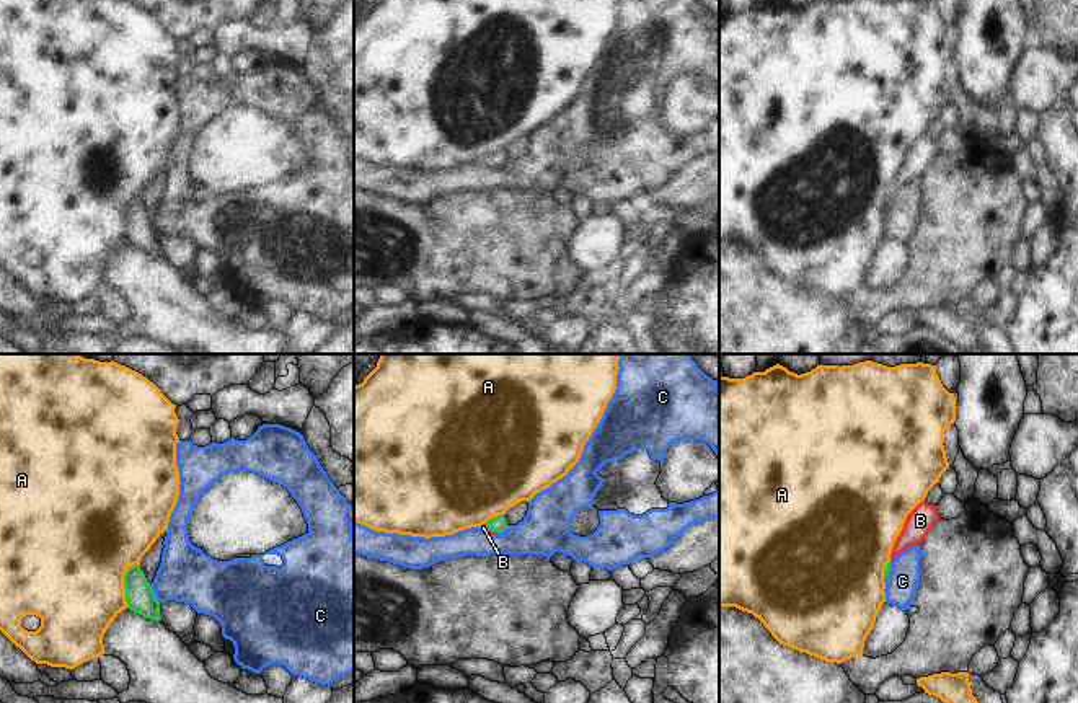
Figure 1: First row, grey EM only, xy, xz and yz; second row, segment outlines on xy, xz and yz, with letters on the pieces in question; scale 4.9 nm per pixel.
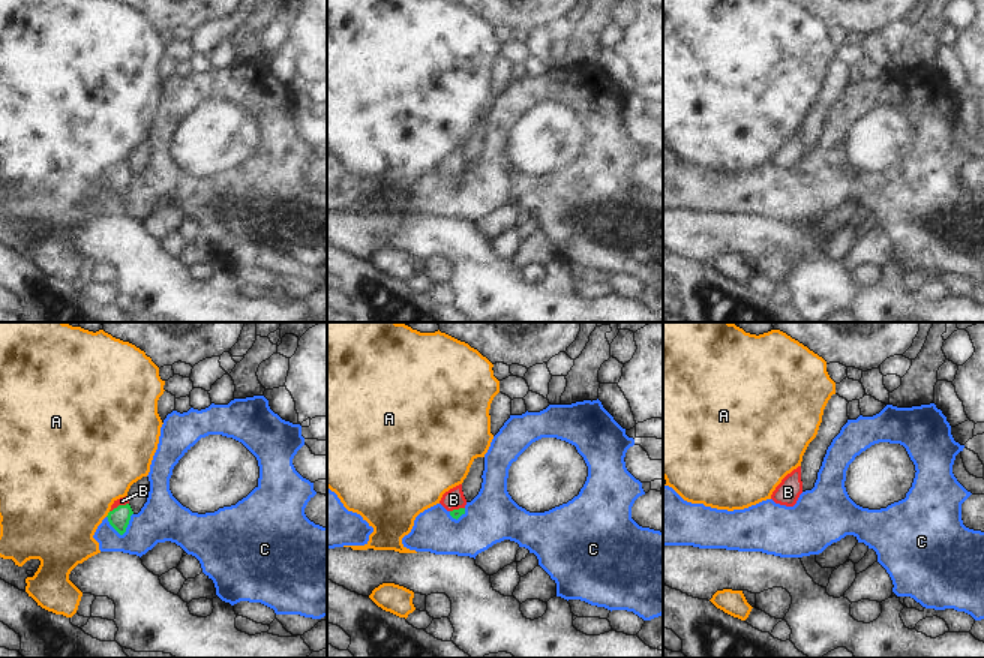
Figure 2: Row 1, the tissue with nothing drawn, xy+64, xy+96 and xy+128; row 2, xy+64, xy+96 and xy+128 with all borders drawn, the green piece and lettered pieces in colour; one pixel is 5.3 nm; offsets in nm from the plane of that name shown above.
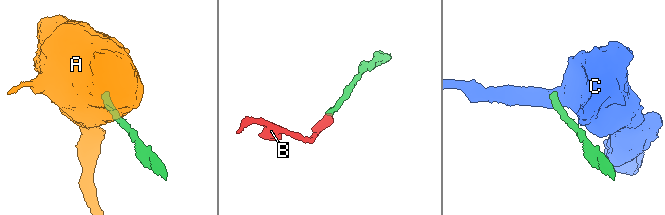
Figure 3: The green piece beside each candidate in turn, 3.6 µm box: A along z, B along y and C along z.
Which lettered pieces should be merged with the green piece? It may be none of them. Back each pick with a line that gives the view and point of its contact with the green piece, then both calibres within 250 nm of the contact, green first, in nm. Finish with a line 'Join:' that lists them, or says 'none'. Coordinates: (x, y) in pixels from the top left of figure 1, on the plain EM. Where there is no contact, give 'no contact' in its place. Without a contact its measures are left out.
B: contact xz (491, 165); calibres 80 and 30 nm
Join: B

